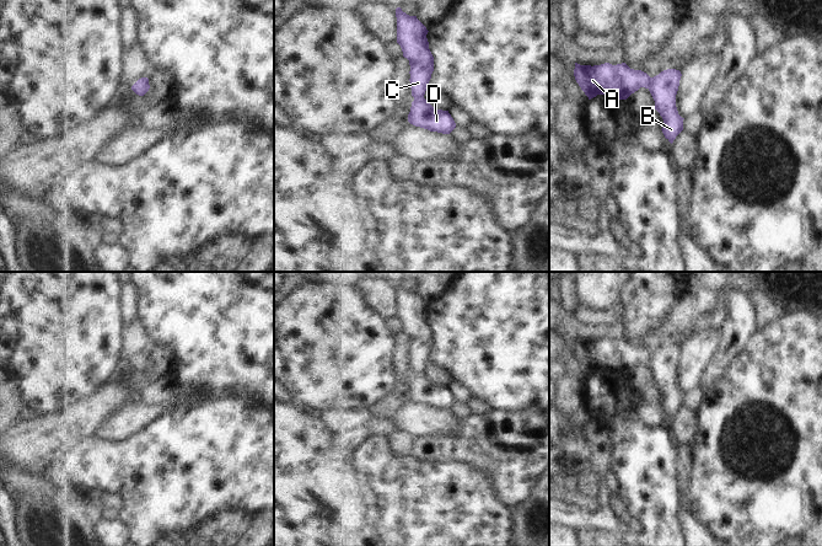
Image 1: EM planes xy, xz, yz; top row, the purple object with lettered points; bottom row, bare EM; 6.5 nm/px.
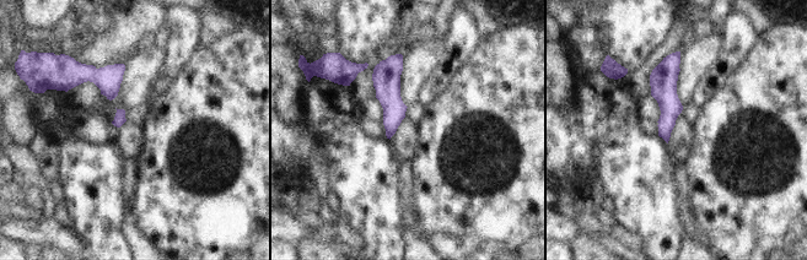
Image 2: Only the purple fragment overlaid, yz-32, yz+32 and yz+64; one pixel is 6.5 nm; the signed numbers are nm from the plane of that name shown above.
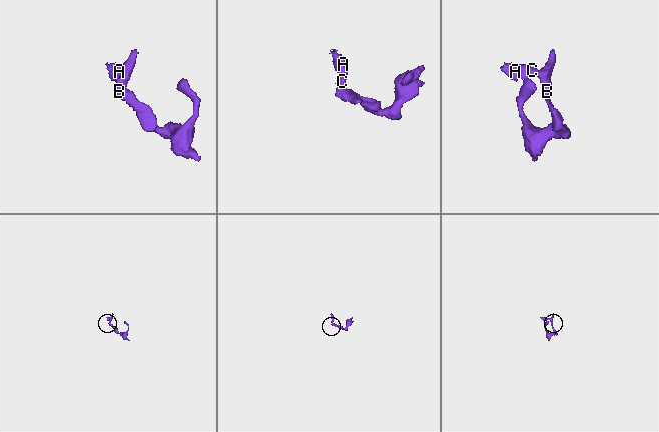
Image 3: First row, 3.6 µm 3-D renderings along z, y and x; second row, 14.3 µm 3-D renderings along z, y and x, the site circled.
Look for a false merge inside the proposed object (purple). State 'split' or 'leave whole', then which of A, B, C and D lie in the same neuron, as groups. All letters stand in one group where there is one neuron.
leave whole | A B C D

